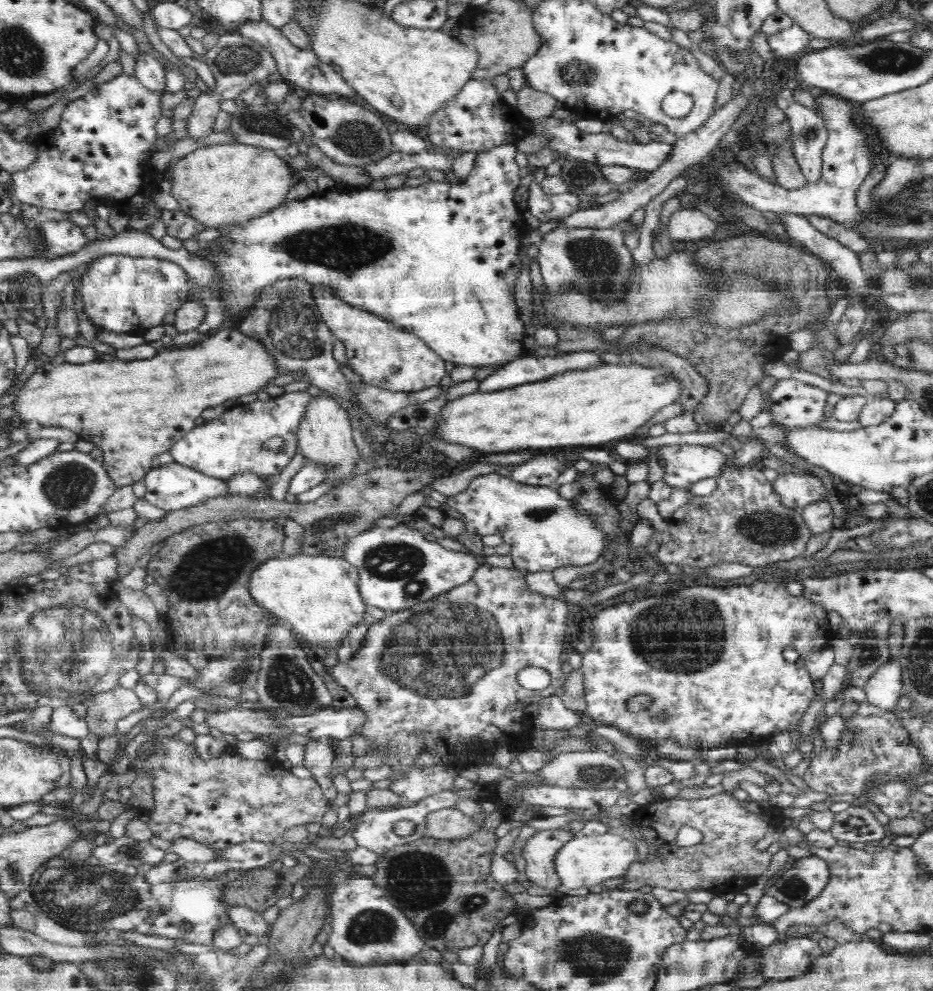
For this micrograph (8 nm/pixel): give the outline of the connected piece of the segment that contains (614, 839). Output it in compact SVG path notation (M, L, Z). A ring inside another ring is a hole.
M607 831L596 836L584 835L568 842L556 858L556 869L561 878L561 885L567 889L580 889L593 887L604 883L608 879L625 876L638 862L638 848L633 840L622 837L617 833Z

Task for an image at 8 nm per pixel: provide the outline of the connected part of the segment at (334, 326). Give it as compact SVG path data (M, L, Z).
M314 285L313 291L324 322L335 338L344 343L348 364L352 371L360 375L363 383L402 393L418 393L440 387L447 373L445 361L418 335L397 330L390 322L334 298L330 287Z

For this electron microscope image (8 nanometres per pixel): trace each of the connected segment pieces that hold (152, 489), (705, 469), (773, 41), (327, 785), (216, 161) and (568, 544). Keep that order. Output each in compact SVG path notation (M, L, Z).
M174 462L148 471L144 478L144 484L146 485L146 492L143 499L151 502L154 506L170 511L195 507L212 499L230 495L232 488L226 480L205 476L202 472L197 472Z
M666 444L658 446L656 454L664 460L662 481L673 490L688 490L696 482L706 478L718 478L723 475L729 456L718 451L714 445Z
M793 23L790 27L770 35L767 38L769 46L780 60L791 55L801 54L813 38L811 34L799 24Z
M310 738L305 748L305 763L303 764L314 775L321 786L322 795L328 802L338 798L338 790L329 777L332 760L335 758L335 749L328 743L327 738Z
M242 143L214 144L196 149L174 166L173 197L181 209L209 228L262 215L286 200L295 172L271 148Z
M488 474L476 478L466 490L448 496L446 504L459 511L468 532L477 535L499 534L505 543L512 545L510 554L514 568L528 572L554 572L564 566L588 566L594 564L608 548L607 542L612 532L601 526L601 516L579 506L579 500L567 500L558 493L558 488L550 486L531 486L515 482L506 476Z

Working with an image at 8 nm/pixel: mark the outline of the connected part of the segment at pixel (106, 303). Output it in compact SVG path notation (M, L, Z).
M108 253L90 262L79 290L85 312L95 326L113 332L144 335L150 327L160 325L167 312L176 311L186 303L186 280L186 271L172 261Z

